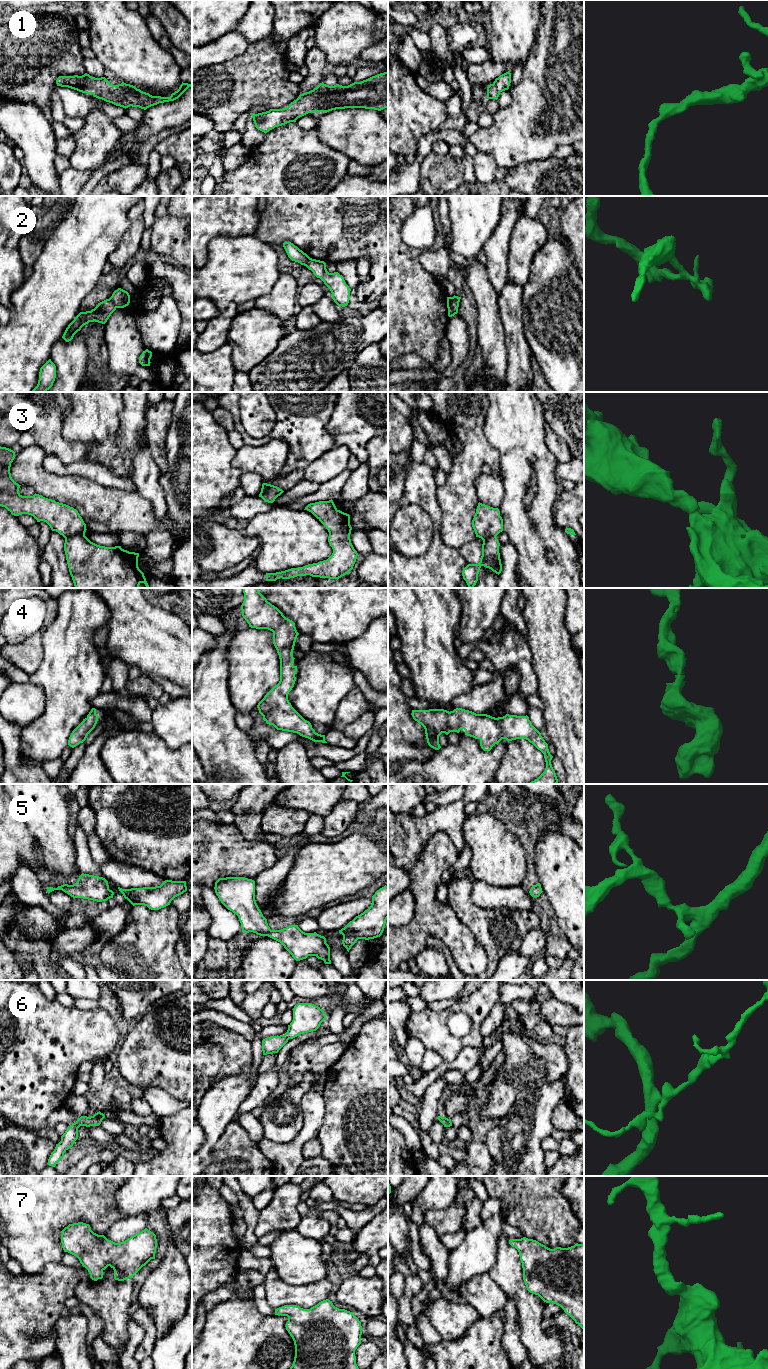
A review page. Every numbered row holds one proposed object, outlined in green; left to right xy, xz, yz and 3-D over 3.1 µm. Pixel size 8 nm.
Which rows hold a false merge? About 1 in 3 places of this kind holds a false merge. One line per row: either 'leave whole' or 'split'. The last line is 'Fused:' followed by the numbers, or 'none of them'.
1: leave whole
2: split
3: split
4: leave whole
5: leave whole
6: leave whole
7: leave whole
Fused: 2, 3

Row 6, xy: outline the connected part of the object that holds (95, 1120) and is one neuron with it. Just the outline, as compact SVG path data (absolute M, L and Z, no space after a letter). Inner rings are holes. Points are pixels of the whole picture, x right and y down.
M99 1111L90 1117L81 1116L75 1123L68 1126L65 1133L61 1136L61 1141L56 1144L54 1151L51 1153L48 1159L48 1165L55 1167L60 1159L64 1157L64 1153L71 1148L78 1139L78 1128L80 1126L99 1126L104 1118L105 1115Z

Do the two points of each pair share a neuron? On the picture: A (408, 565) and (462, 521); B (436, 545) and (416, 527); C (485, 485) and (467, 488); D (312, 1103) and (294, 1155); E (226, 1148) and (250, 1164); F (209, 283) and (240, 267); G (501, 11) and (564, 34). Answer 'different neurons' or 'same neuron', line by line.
A: different neurons
B: different neurons
C: different neurons
D: same neuron
E: same neuron
F: same neuron
G: different neurons

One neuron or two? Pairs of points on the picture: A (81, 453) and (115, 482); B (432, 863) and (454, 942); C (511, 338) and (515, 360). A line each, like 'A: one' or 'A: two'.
A: two
B: one
C: one

